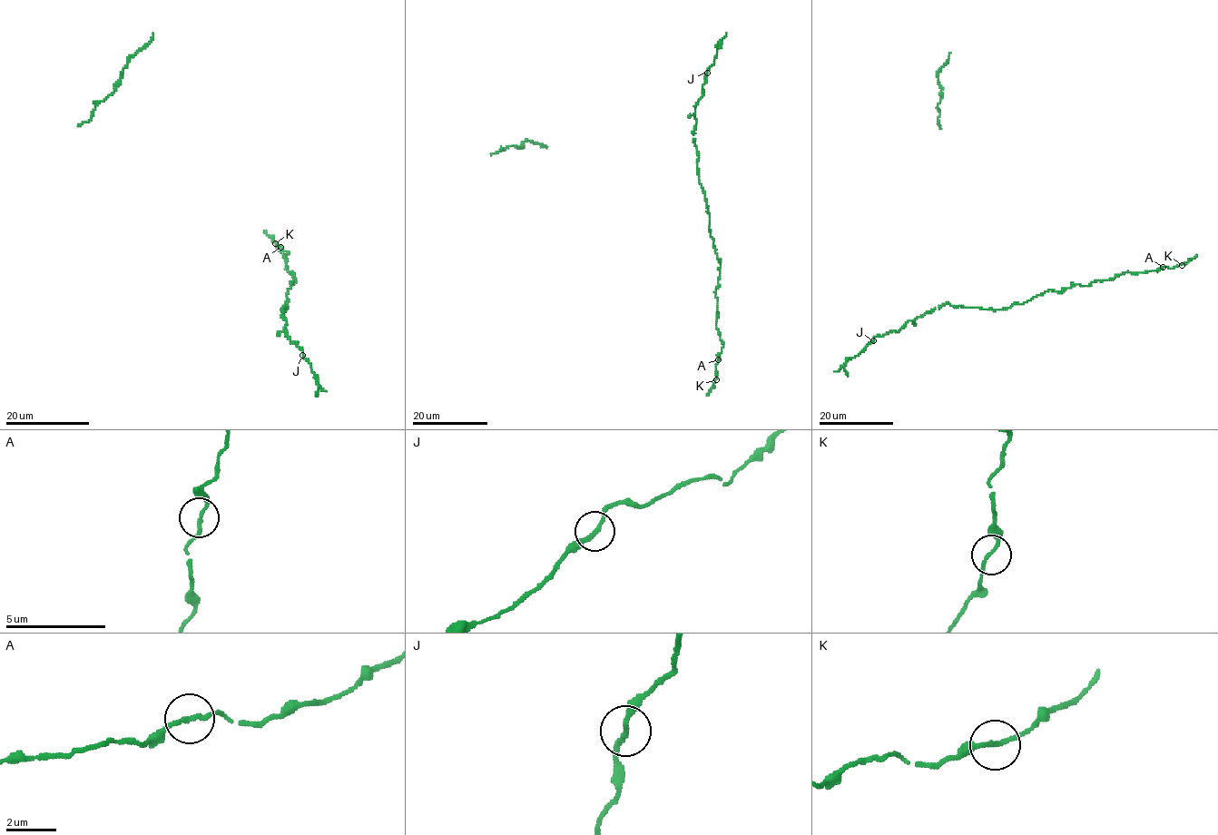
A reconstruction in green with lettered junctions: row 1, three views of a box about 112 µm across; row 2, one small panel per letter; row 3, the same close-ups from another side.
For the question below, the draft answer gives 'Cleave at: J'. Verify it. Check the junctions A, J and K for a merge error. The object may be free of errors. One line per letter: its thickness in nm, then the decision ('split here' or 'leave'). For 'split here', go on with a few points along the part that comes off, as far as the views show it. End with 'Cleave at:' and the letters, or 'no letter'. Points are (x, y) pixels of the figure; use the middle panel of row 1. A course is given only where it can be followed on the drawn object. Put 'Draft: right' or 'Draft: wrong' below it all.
A: 180 nm thick; leave
J: 180 nm thick; leave
K: 170 nm thick; leave
Cleave at: no letter
Draft: wrong

